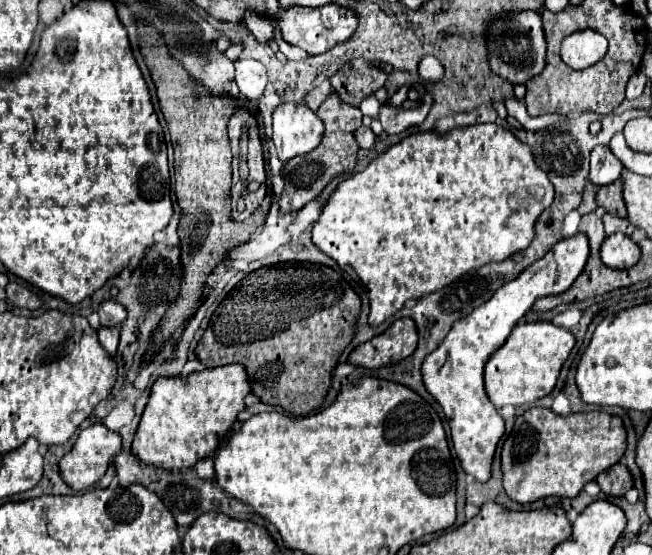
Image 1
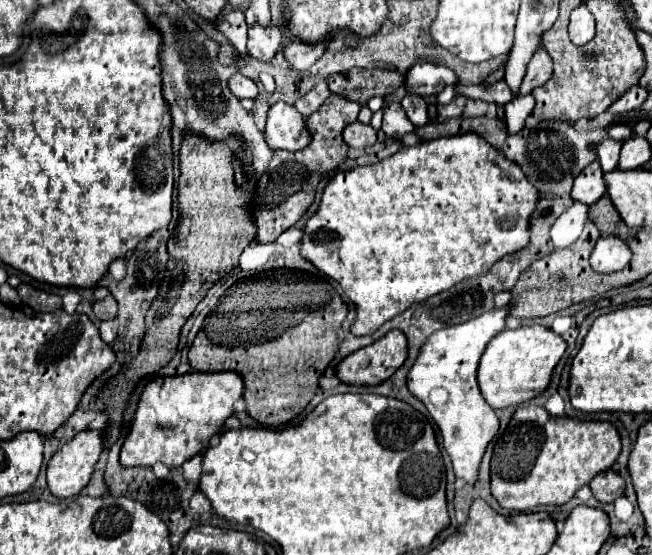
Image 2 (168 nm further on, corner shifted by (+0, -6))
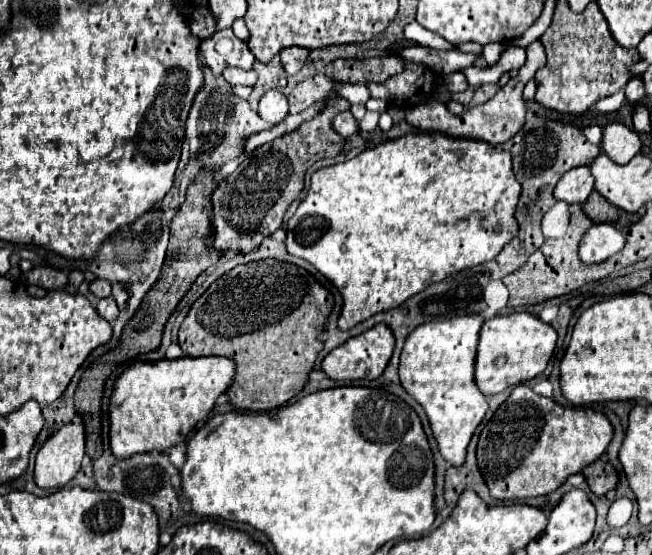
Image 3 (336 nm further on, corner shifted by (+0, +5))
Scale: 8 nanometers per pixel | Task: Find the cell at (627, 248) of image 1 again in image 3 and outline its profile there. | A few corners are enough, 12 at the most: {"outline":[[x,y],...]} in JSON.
{"outline":[[595,223],[579,243],[585,265],[619,253],[625,237],[613,225]]}

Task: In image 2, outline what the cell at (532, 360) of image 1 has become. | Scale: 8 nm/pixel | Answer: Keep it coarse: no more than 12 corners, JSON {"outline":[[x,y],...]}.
{"outline":[[551,328],[497,334],[479,362],[493,410],[541,396],[567,350]]}

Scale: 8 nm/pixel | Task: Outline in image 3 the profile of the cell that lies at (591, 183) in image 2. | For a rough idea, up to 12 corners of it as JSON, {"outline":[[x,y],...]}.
{"outline":[[575,167],[553,189],[557,201],[583,203],[593,191],[587,167]]}

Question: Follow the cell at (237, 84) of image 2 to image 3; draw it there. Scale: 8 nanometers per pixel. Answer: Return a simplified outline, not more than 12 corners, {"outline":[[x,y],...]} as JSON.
{"outline":[[229,67],[223,77],[231,85],[255,85],[253,69]]}

